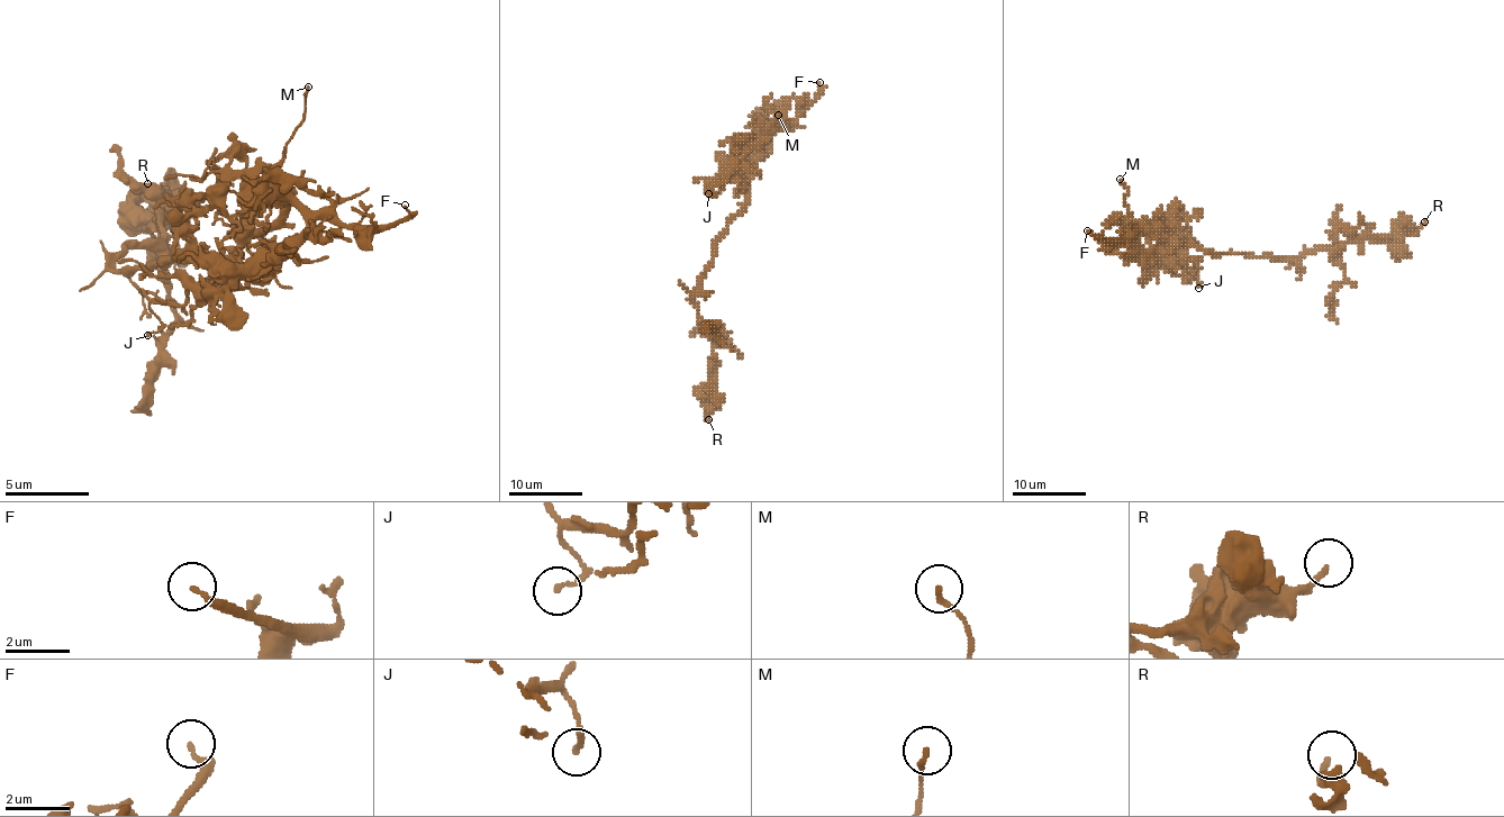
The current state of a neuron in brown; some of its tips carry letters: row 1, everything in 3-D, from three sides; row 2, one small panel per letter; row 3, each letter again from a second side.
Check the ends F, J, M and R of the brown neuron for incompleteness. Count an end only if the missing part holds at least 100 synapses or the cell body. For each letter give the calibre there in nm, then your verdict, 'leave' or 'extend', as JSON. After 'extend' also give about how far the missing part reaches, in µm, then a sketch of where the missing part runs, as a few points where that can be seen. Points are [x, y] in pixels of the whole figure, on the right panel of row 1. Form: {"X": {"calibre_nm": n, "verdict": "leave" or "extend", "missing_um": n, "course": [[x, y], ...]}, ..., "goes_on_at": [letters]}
{"F": {"calibre_nm": 180, "verdict": "extend", "missing_um": 70}, "J": {"calibre_nm": 150, "verdict": "leave"}, "M": {"calibre_nm": 150, "verdict": "leave"}, "R": {"calibre_nm": 180, "verdict": "leave"}, "goes_on_at": ["F"]}

